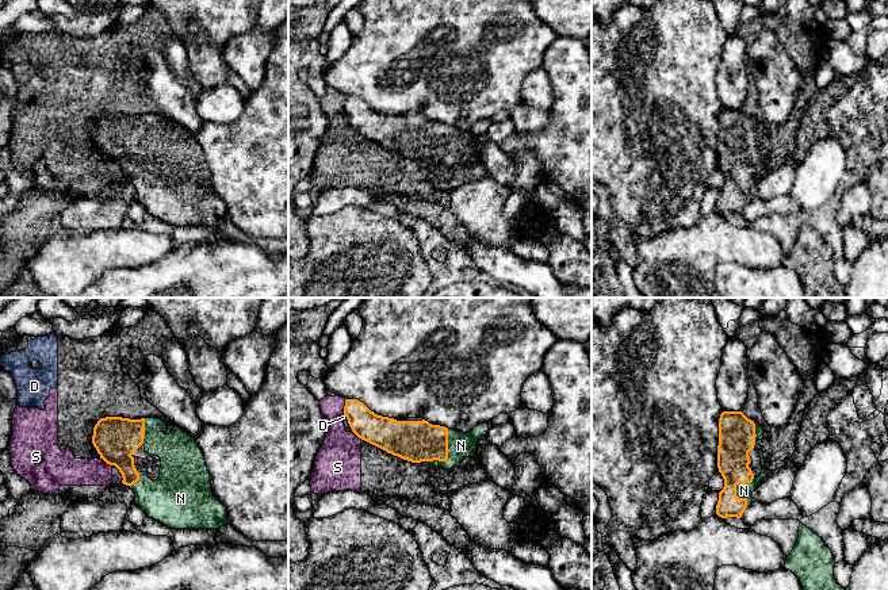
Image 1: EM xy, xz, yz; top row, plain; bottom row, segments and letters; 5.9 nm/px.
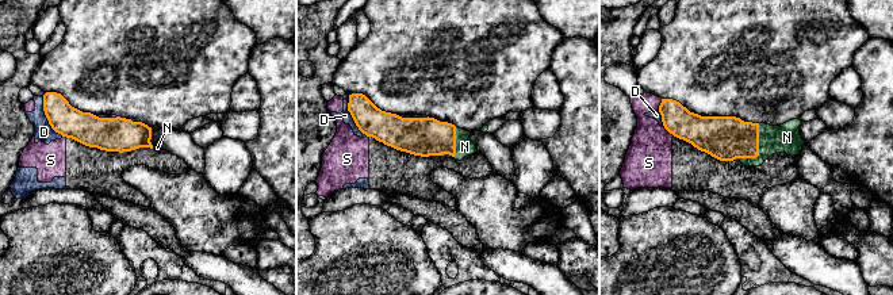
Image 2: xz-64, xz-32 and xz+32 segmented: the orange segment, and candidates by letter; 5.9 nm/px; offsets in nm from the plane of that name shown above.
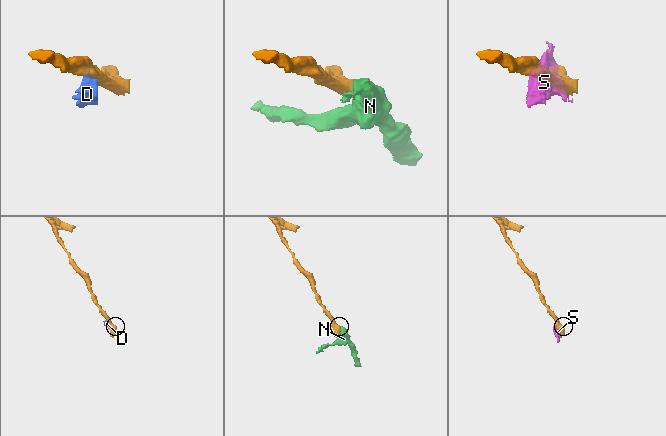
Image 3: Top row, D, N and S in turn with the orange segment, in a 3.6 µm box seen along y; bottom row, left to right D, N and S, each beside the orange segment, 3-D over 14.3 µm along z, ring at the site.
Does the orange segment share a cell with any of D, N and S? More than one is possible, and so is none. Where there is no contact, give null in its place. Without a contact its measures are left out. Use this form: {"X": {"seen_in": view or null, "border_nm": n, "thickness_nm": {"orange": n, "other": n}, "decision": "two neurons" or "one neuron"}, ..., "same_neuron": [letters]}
{"D": {"seen_in": "xz", "border_nm": 130, "thickness_nm": {"orange": 190, "other": 30}, "decision": "two neurons"}, "N": {"seen_in": "xz", "border_nm": 240, "thickness_nm": {"orange": 240, "other": 150}, "decision": "one neuron"}, "S": {"seen_in": "xz", "border_nm": 100, "thickness_nm": {"orange": 180, "other": 240}, "decision": "two neurons"}, "same_neuron": ["N"]}

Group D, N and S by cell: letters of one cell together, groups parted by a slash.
D S / N

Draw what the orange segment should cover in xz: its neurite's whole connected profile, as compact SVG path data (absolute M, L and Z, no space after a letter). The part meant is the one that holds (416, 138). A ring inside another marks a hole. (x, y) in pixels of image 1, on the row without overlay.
M345 96L344 112L352 129L361 137L412 160L426 158L451 166L476 149L476 139L486 137L486 119L463 130L428 118L397 118L371 108L357 96Z

